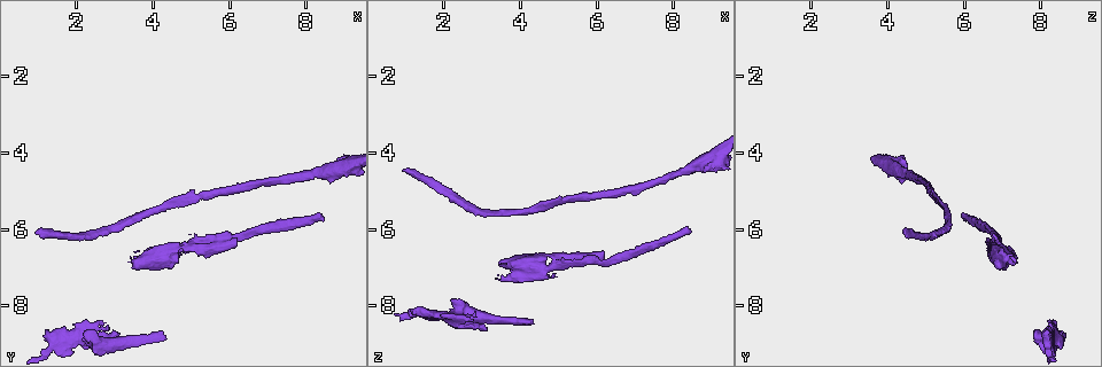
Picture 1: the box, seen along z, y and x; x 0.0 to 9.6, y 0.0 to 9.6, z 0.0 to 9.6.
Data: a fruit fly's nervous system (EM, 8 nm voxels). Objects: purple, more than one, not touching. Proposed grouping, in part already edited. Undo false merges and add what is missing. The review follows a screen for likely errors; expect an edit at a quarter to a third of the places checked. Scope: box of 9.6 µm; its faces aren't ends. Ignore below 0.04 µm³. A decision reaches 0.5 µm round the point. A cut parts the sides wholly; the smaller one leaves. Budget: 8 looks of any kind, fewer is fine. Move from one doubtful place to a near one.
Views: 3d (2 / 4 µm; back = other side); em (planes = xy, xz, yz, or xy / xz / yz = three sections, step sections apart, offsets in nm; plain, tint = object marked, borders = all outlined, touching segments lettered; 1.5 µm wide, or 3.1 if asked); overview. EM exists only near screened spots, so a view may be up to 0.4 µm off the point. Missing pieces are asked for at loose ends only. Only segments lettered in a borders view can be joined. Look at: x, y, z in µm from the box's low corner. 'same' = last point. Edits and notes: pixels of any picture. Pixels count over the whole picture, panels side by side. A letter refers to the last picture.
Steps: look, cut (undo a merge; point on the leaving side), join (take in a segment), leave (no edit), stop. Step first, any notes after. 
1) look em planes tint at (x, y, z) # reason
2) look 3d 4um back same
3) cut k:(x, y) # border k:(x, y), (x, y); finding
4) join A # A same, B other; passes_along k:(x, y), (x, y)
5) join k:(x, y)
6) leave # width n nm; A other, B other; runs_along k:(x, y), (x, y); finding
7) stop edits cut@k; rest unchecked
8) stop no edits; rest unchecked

look em xz step 4 tint at (4.35, 8.80, 8.45) # free end

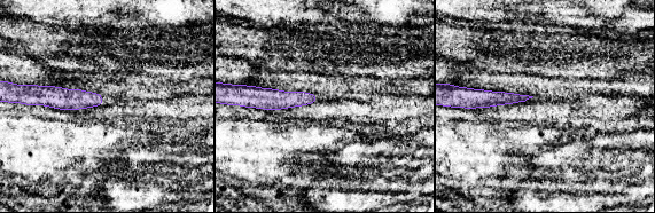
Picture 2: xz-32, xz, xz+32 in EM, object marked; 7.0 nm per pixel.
look em planes borders same

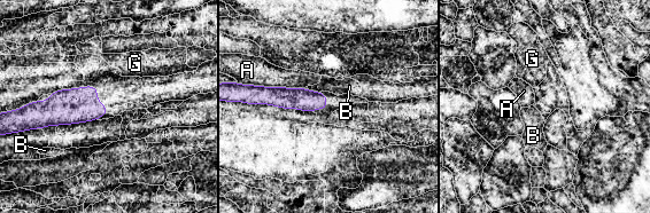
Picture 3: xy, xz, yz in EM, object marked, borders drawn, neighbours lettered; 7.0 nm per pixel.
leave # A other, B other, G other; none of them fits

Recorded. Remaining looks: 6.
look em planes borders at (8.50, 5.75, 6.10)

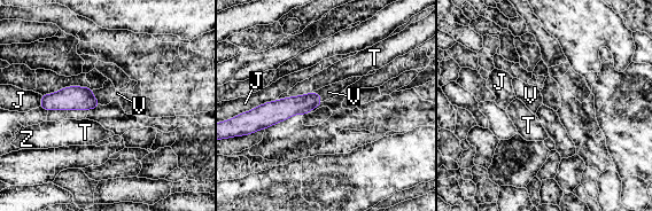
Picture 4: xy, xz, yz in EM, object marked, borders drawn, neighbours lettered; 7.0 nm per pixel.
join V # longest_contact J 220 nm; J other, T other, V same, Z other; passes_along 4:(287, 107), (319, 95), (328, 92); it goes on there

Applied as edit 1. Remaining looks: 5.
look em planes tint at (0.90, 6.10, 4.50) # long arm stops here

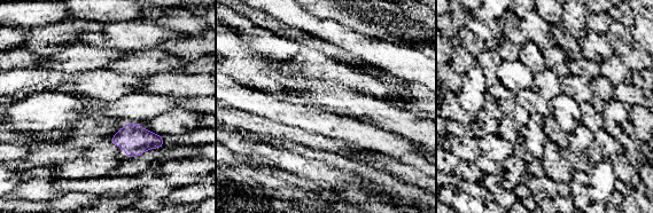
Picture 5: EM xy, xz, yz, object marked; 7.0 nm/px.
look em planes borders same # what lies round it

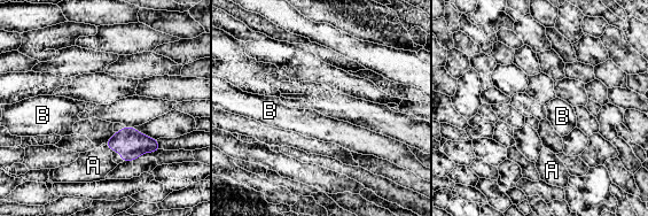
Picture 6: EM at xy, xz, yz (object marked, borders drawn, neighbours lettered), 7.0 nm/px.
leave # A other, B other; border 6:(104, 145), (112, 151); no lettered segment goes on from it

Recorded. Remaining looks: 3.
stop edits join@4; rest unchecked

